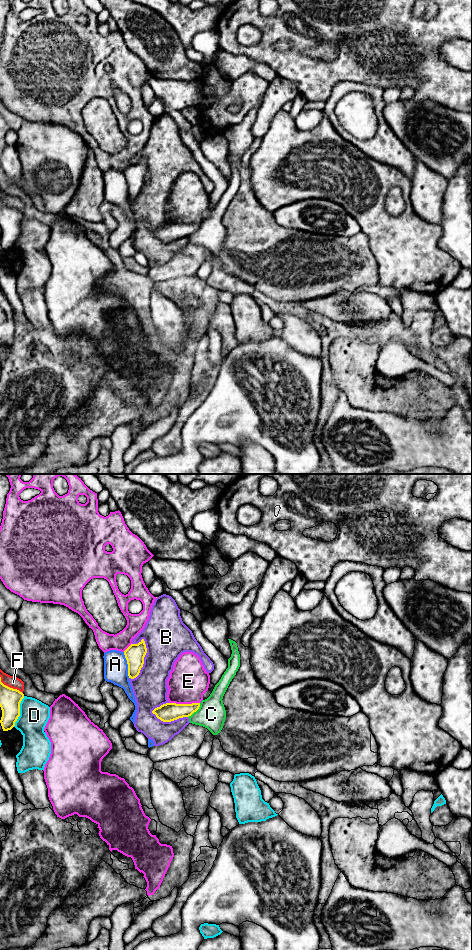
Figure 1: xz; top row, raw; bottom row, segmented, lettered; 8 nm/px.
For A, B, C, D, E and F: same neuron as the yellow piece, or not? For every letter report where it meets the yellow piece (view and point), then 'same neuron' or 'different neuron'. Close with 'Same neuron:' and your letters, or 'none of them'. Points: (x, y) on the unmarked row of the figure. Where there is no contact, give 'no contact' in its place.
A: xz (128, 185) | different neuron
B: xz (143, 180) | different neuron
C: xz (195, 231) | different neuron
D: xz (19, 231) | different neuron
E: xz (184, 224) | different neuron
F: xz (9, 207) | different neuron
Same neuron: none of them

